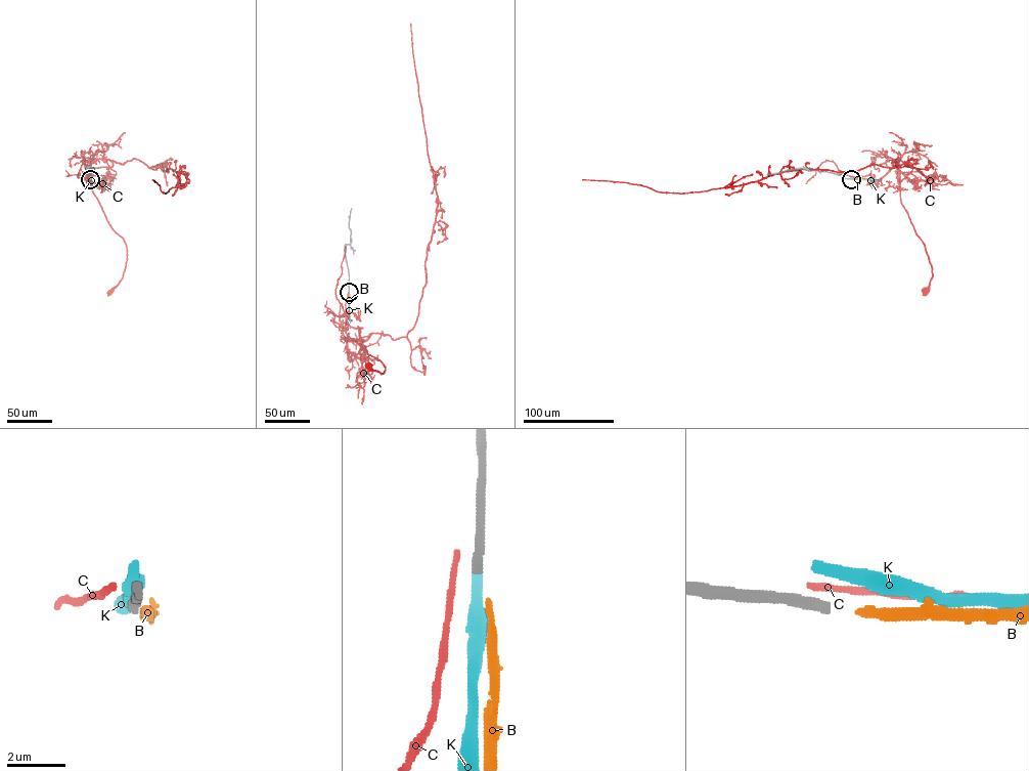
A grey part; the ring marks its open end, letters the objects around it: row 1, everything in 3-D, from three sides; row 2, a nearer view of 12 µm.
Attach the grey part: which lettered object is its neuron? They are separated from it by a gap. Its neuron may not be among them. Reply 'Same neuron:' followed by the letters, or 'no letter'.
Same neuron: B

